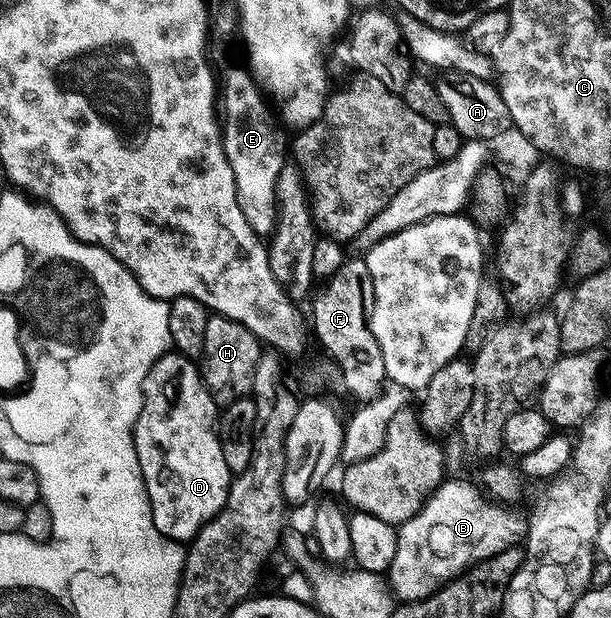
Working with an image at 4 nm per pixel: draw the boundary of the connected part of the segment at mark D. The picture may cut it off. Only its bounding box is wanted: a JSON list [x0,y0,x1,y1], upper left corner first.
[135,351,233,543]

